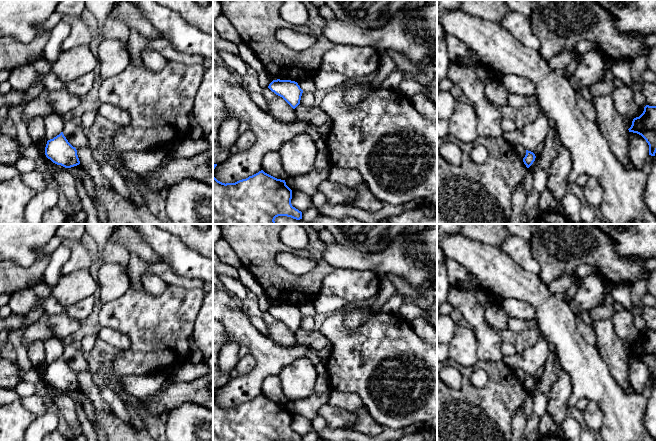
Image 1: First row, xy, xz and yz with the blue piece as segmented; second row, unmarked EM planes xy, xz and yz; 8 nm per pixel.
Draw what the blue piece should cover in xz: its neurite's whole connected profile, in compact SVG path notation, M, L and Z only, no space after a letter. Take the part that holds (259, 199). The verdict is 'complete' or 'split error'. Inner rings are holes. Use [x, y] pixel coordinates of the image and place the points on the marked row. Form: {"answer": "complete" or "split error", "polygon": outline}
{"answer": "complete", "polygon": "M263 170L235 183L222 183L213 176L213 224L275 224L278 216L302 219L302 212L291 204L292 190L285 180Z"}

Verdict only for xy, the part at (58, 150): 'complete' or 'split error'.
complete

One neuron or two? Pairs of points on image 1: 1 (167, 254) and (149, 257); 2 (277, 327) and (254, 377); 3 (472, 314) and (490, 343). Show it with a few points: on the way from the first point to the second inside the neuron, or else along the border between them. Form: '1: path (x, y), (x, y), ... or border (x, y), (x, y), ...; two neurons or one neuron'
1: border (142, 238), (151, 247), (160, 261); two neurons
2: border (268, 336), (278, 344), (284, 346), (294, 345); two neurons
3: path (478, 321), (486, 336); one neuron

